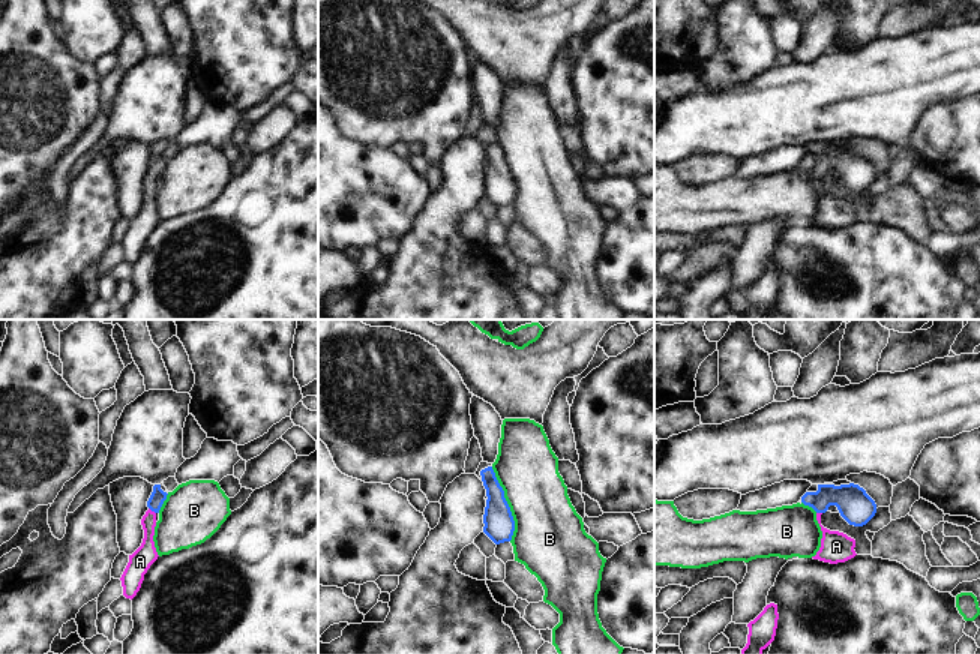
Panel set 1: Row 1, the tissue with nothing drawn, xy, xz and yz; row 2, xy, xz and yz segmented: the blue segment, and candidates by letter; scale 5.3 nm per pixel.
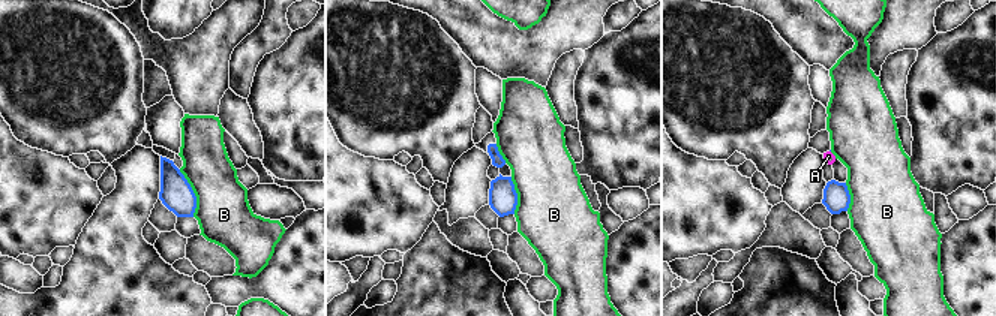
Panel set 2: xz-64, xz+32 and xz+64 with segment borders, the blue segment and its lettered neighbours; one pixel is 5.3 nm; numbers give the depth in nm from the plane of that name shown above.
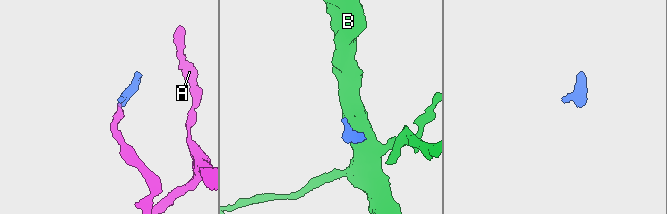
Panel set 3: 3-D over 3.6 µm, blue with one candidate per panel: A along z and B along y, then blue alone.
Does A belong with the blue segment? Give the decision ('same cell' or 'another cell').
same cell

